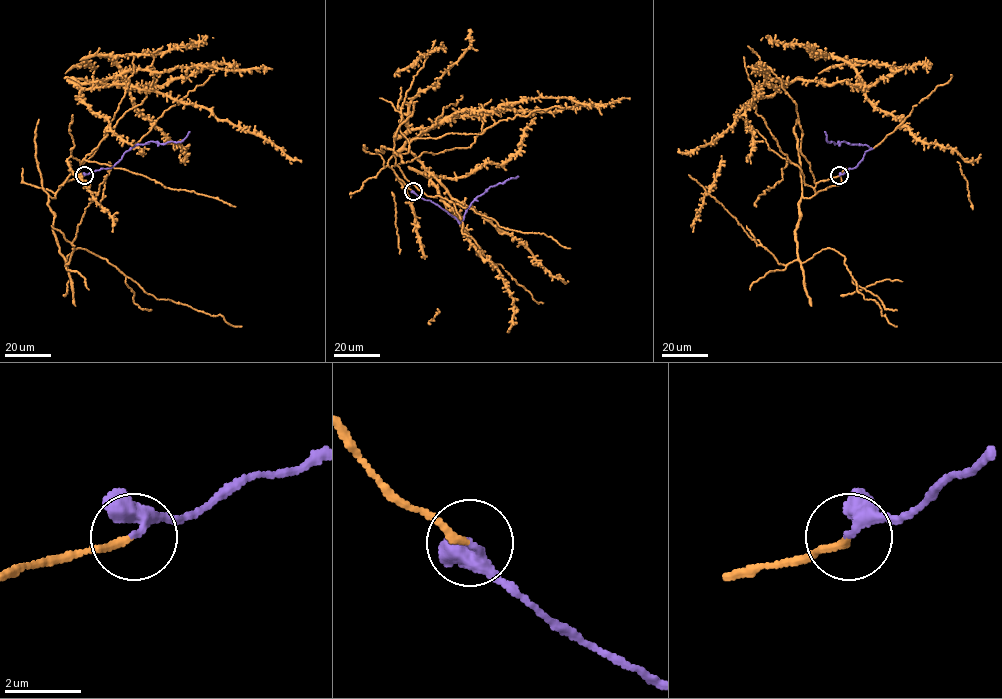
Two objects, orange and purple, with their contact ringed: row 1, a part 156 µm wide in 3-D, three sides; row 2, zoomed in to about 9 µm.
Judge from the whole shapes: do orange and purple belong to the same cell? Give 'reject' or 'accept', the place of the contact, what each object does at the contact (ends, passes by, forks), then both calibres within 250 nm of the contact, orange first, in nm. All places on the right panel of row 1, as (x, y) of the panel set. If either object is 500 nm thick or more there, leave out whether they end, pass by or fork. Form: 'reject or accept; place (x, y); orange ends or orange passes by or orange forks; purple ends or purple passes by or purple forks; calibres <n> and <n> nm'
accept; place (839, 175); orange ends; purple passes by; calibres 190 and 240 nm

